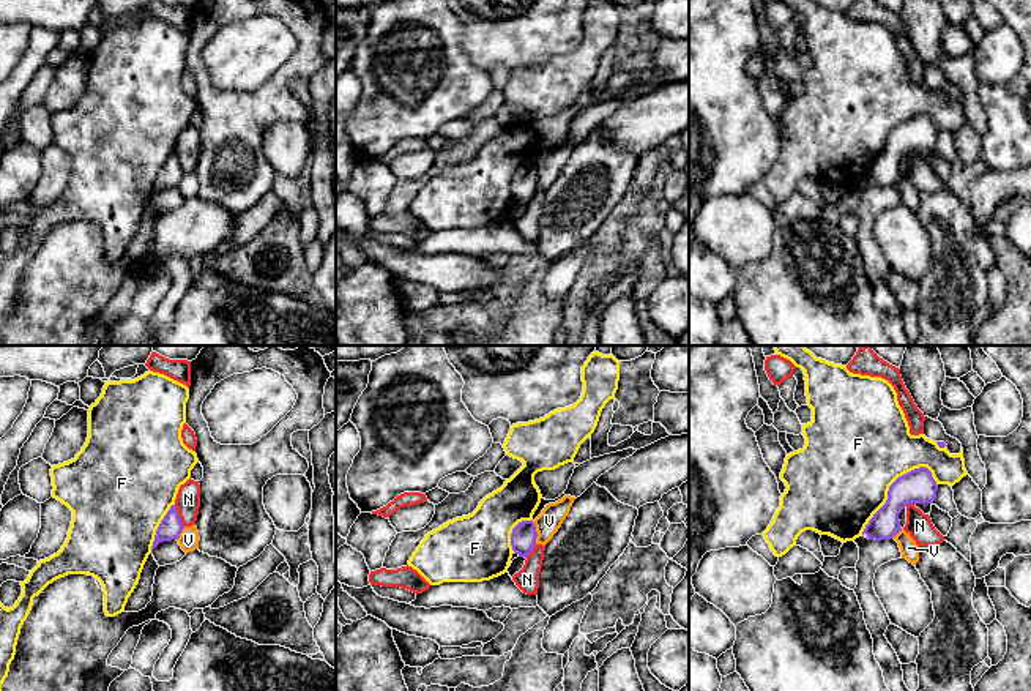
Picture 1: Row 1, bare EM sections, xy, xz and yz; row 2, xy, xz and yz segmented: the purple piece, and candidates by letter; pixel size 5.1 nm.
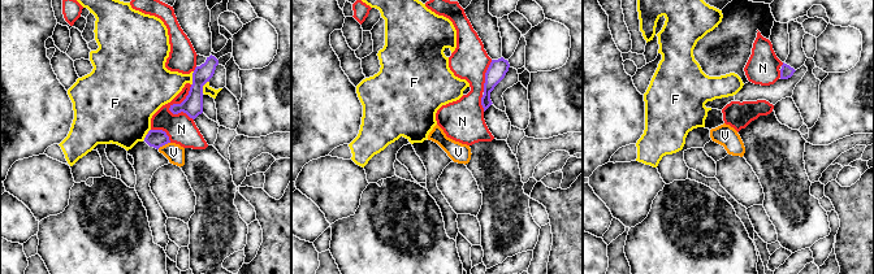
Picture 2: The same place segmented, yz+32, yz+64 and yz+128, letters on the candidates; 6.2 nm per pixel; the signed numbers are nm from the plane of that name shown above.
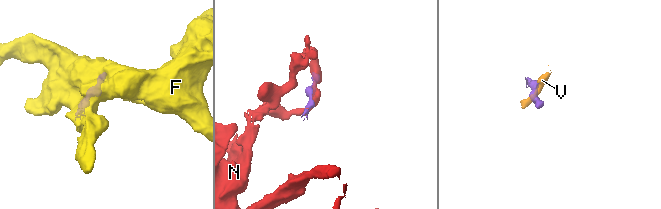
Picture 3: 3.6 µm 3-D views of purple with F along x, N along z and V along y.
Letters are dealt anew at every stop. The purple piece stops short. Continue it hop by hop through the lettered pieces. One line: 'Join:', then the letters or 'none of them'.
Join: none of them

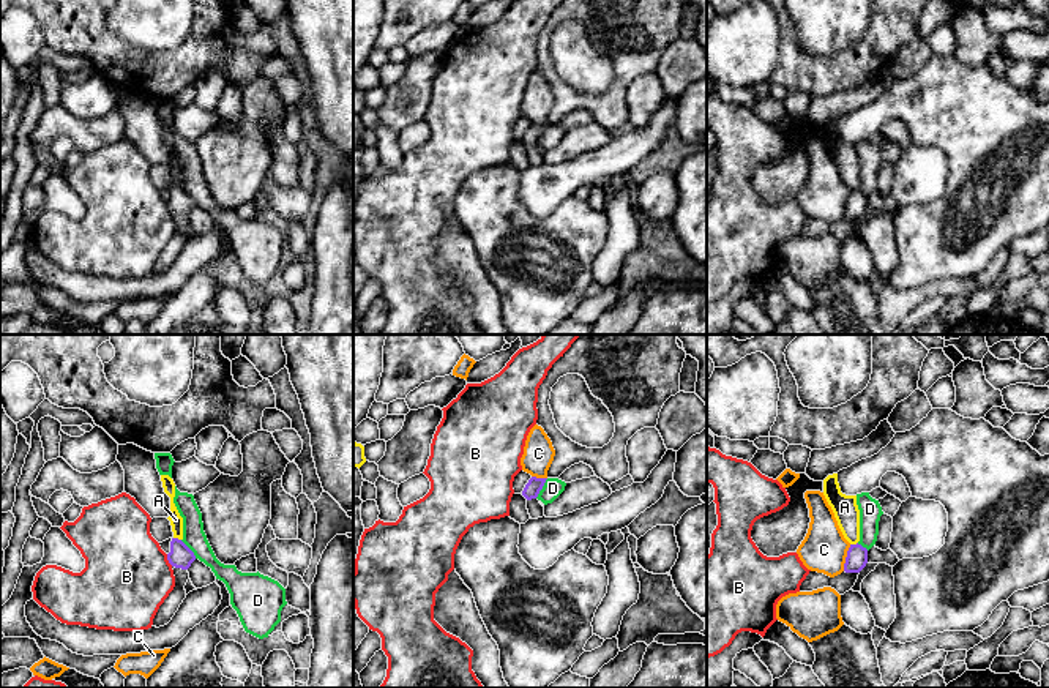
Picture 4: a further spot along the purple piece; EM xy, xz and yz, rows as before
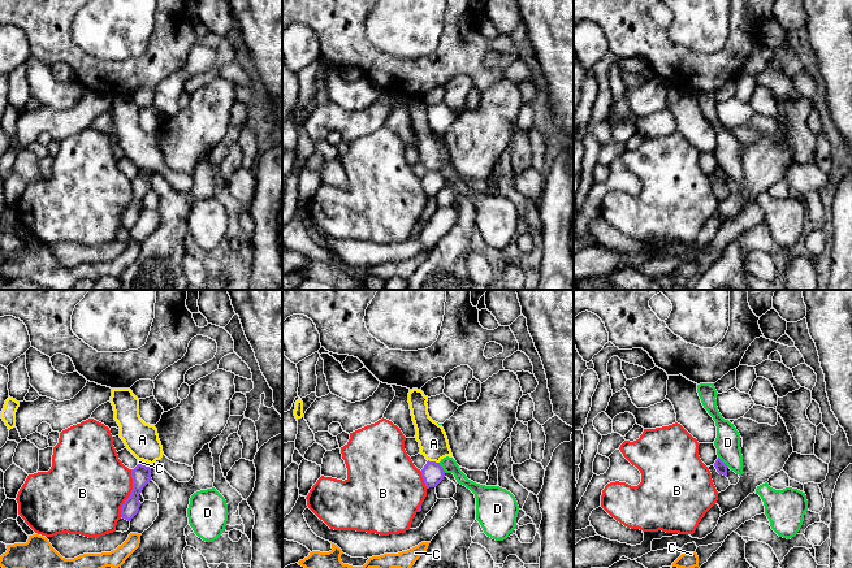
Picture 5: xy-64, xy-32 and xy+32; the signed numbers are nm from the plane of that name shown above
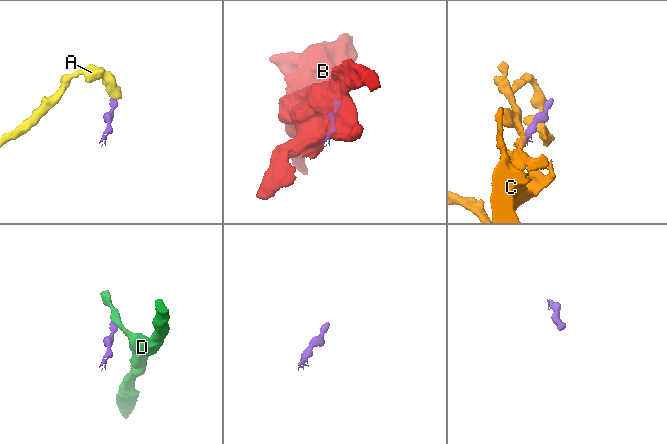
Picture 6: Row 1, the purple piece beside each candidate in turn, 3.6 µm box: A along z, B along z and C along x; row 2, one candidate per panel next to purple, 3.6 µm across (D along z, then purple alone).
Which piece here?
Join: none of them

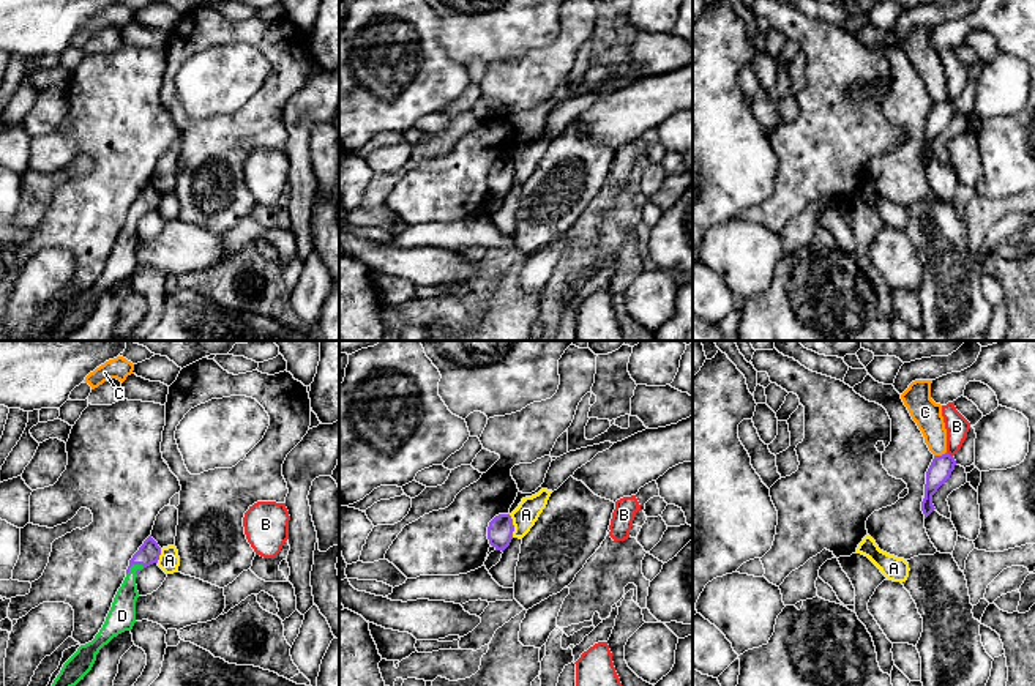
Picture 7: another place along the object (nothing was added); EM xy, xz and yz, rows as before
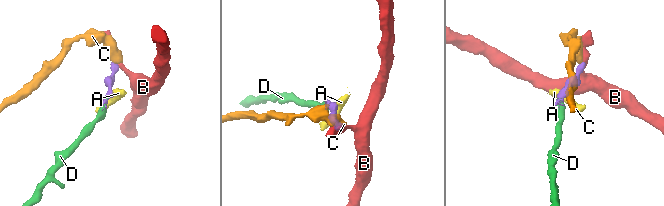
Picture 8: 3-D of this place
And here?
Join: D

